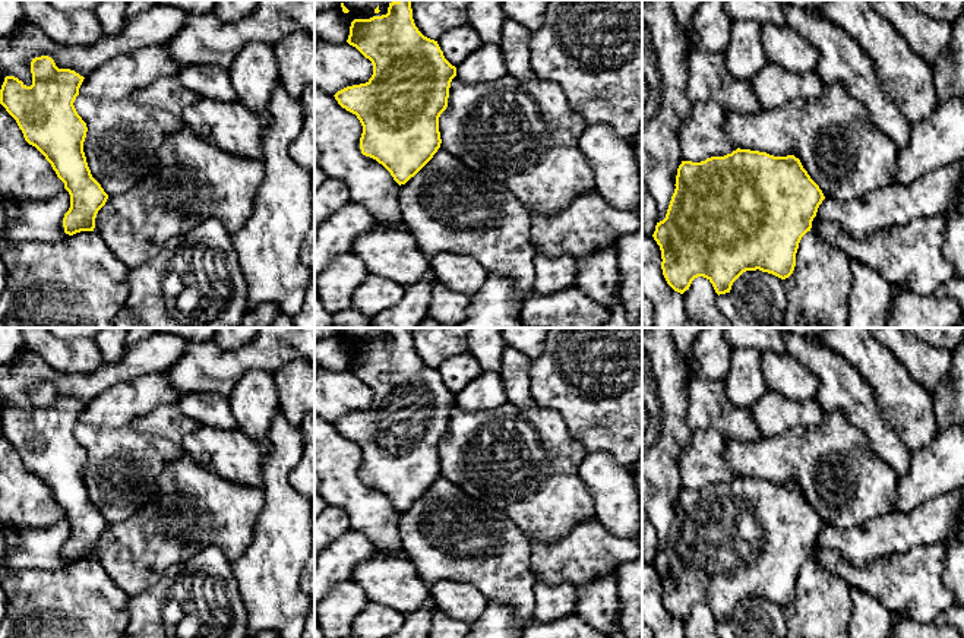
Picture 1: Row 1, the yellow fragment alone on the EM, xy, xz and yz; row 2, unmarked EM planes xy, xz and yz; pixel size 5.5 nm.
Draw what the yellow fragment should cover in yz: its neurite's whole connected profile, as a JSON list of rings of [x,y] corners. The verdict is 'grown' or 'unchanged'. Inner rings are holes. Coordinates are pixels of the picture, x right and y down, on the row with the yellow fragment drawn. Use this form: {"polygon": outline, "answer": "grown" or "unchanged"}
{"polygon": [[[740,148],[701,162],[682,161],[674,186],[666,218],[657,222],[652,237],[661,250],[663,275],[680,294],[689,290],[698,277],[707,278],[718,296],[730,293],[733,282],[746,271],[759,269],[781,279],[788,278],[796,266],[799,243],[810,231],[818,208],[825,199],[794,155],[774,157]]], "answer": "unchanged"}

